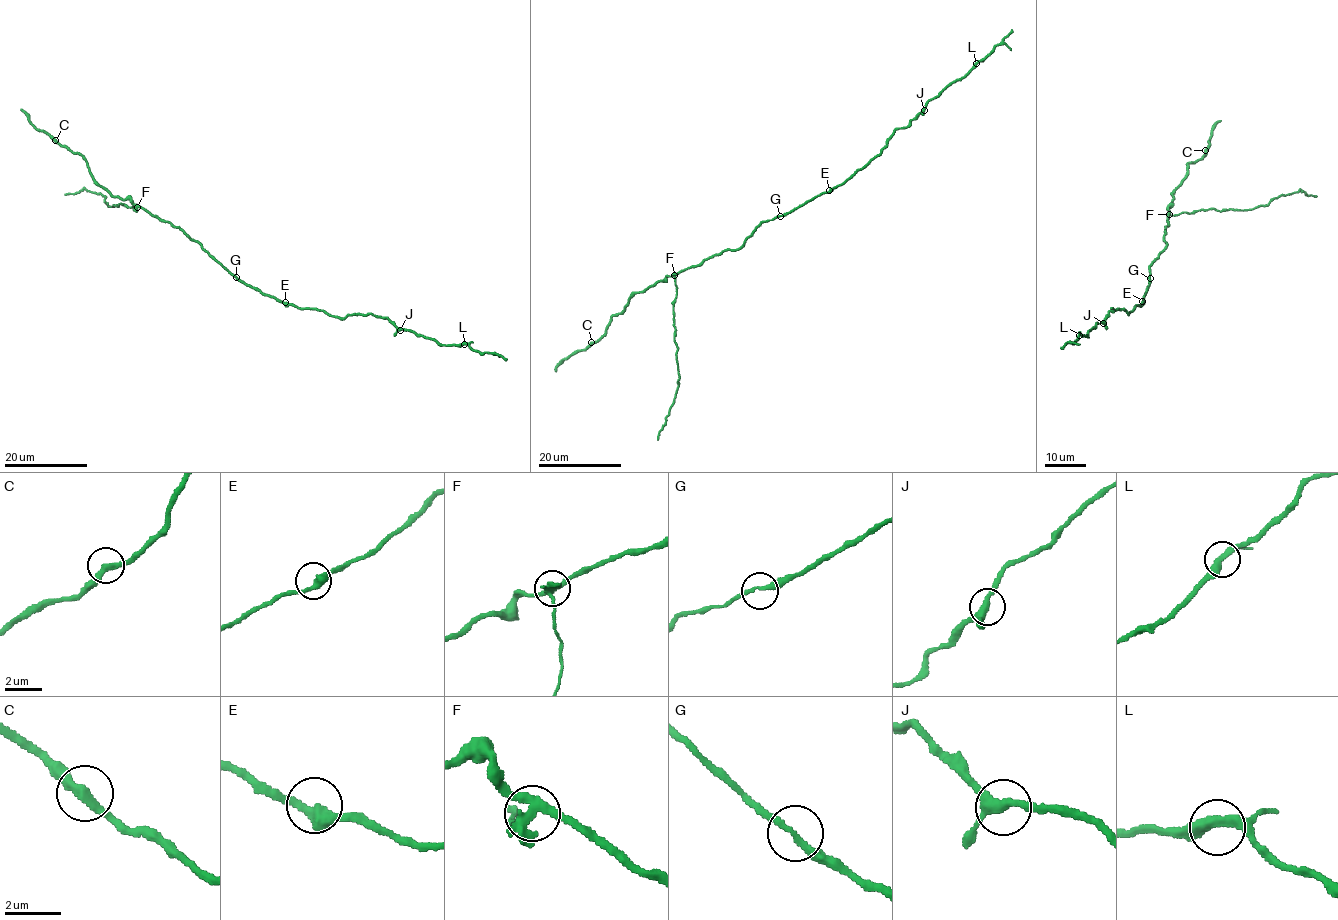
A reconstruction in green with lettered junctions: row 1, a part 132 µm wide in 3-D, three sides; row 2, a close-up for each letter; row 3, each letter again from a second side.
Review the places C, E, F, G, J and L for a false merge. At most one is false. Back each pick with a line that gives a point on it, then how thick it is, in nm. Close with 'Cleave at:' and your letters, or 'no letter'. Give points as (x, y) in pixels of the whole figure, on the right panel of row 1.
F: place (1169, 214); calibre 300 nm
Cleave at: F

